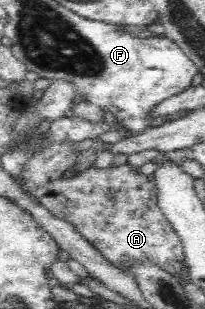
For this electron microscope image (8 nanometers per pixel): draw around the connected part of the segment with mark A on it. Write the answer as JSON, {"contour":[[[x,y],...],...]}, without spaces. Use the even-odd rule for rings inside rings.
{"contour":[[[76,144],[51,146],[42,152],[37,152],[28,160],[24,167],[26,177],[22,179],[28,191],[52,215],[73,223],[78,228],[78,232],[90,240],[102,256],[113,264],[118,265],[124,260],[152,260],[164,270],[177,275],[185,266],[185,255],[180,238],[157,206],[154,178],[138,172],[138,168],[132,168],[128,164],[104,169],[90,166],[75,176],[66,177],[64,172],[68,171],[78,158],[76,147]]]}

